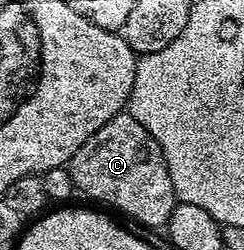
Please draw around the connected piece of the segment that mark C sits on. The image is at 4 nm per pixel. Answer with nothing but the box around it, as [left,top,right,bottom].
[68,112,176,228]

